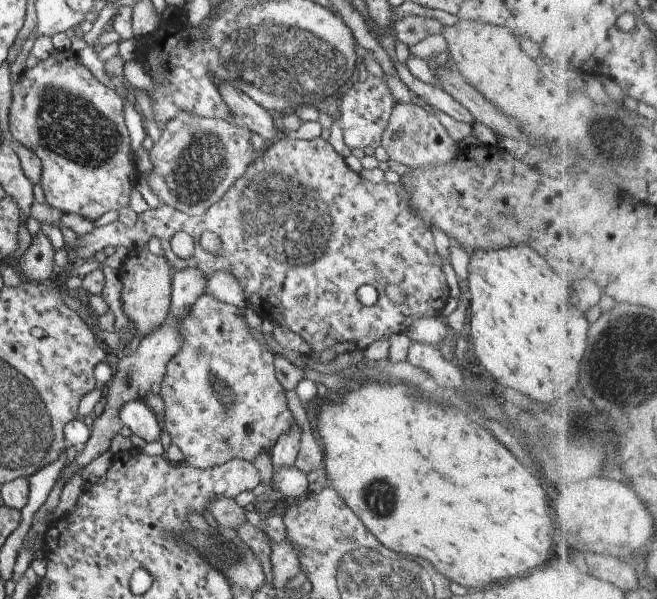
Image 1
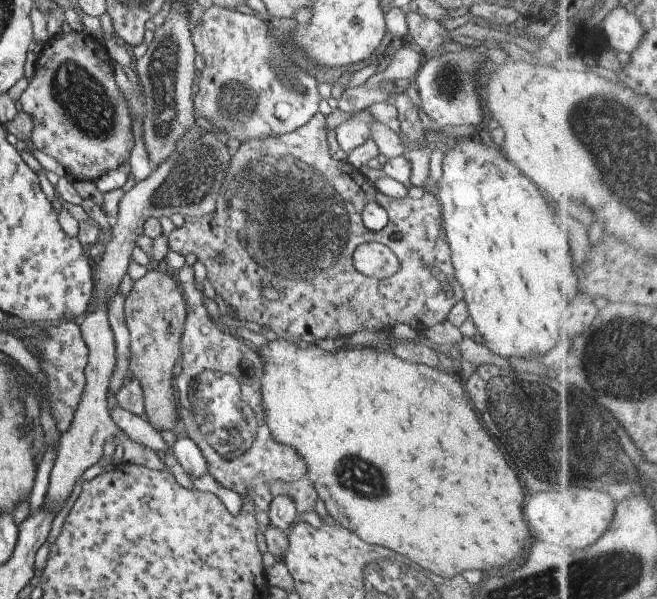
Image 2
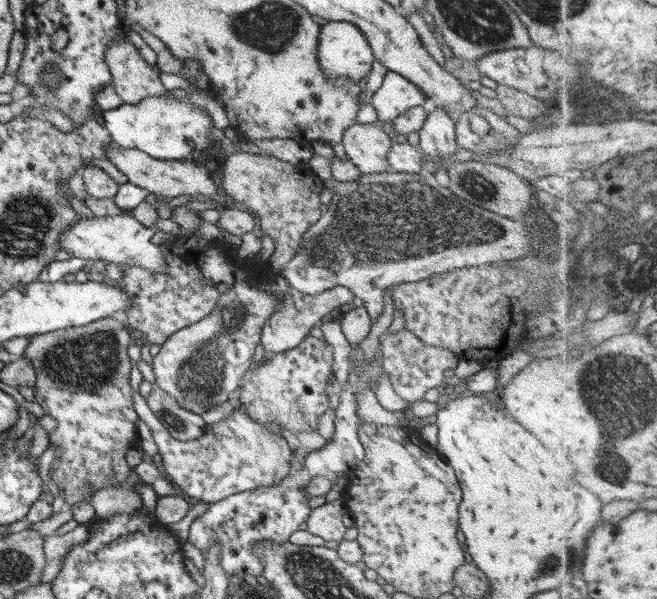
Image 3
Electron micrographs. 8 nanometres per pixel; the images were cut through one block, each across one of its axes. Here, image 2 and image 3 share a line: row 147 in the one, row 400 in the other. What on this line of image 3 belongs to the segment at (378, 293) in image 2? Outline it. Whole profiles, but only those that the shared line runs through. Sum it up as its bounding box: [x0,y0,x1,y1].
[236,334,334,440]

